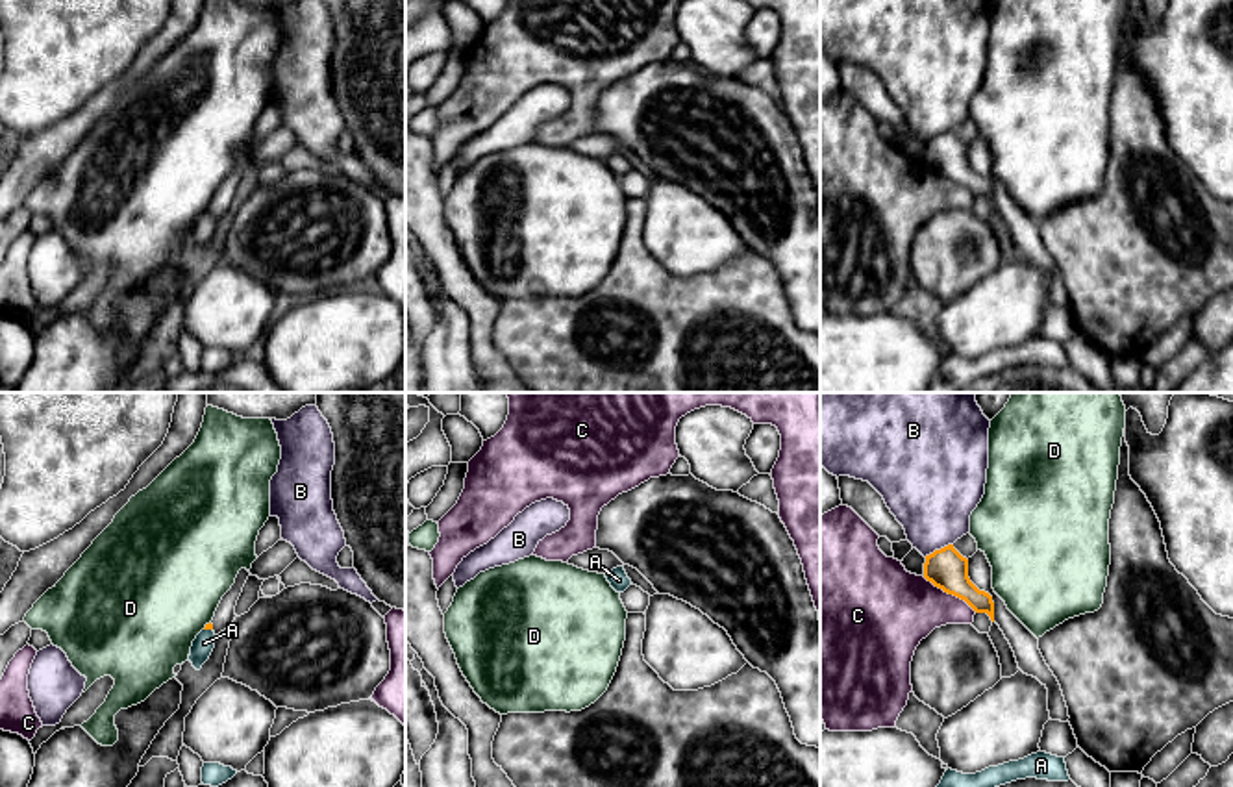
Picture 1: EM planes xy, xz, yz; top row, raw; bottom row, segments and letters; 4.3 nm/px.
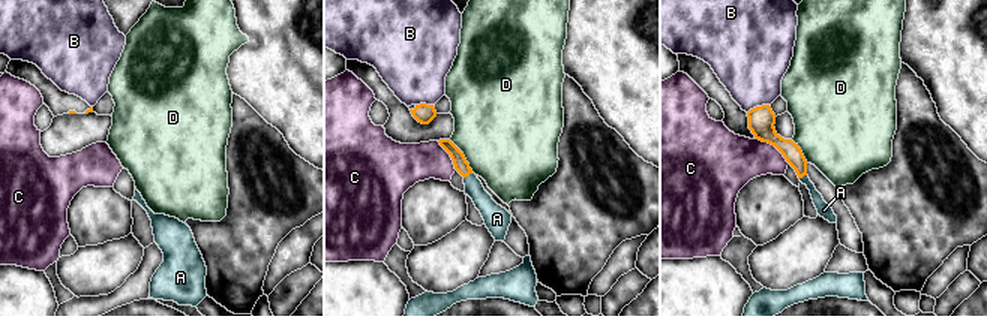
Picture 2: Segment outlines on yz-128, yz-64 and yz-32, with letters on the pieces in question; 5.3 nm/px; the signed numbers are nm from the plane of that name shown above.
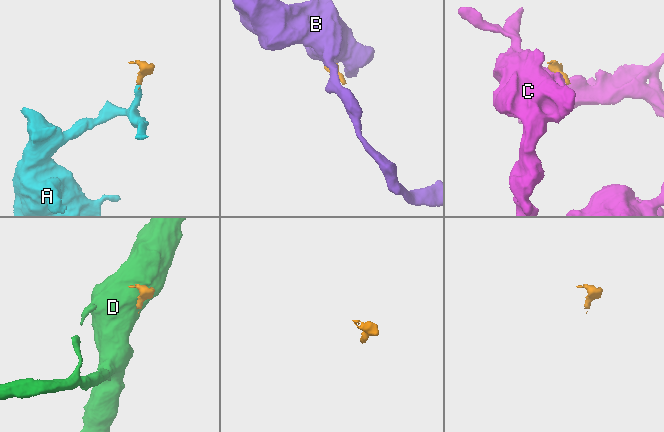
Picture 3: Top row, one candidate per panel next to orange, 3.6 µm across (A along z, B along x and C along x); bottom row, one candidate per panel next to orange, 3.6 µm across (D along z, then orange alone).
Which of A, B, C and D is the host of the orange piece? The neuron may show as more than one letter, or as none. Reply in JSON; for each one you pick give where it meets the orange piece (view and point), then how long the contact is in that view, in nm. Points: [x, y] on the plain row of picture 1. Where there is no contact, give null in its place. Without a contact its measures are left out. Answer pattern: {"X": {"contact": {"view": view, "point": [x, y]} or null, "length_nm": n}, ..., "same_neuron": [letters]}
{"A": {"contact": {"view": "xy", "point": [208, 213]}, "length_nm": 40}, "same_neuron": ["A"]}

